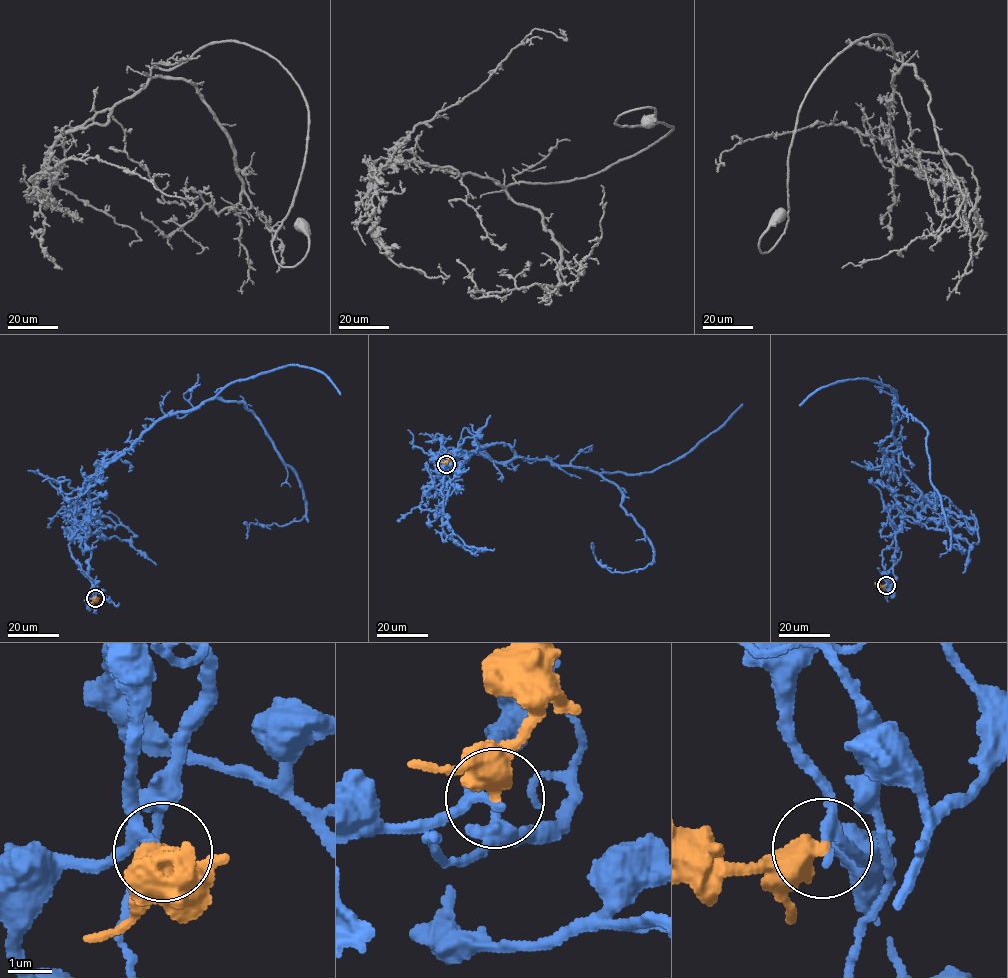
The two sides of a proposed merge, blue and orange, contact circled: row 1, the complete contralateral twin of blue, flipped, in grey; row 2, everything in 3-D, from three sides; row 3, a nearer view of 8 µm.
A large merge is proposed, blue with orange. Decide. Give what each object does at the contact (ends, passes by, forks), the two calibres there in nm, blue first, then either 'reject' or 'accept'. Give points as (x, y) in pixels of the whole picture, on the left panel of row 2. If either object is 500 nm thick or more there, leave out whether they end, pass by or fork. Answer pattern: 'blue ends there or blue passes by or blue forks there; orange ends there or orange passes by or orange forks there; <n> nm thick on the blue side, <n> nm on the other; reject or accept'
200 nm thick on the blue side, 550 nm on the other; reject

